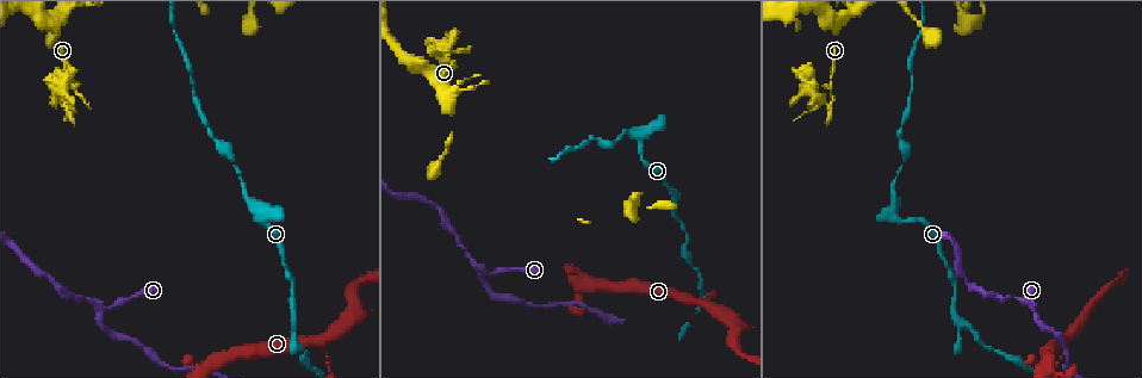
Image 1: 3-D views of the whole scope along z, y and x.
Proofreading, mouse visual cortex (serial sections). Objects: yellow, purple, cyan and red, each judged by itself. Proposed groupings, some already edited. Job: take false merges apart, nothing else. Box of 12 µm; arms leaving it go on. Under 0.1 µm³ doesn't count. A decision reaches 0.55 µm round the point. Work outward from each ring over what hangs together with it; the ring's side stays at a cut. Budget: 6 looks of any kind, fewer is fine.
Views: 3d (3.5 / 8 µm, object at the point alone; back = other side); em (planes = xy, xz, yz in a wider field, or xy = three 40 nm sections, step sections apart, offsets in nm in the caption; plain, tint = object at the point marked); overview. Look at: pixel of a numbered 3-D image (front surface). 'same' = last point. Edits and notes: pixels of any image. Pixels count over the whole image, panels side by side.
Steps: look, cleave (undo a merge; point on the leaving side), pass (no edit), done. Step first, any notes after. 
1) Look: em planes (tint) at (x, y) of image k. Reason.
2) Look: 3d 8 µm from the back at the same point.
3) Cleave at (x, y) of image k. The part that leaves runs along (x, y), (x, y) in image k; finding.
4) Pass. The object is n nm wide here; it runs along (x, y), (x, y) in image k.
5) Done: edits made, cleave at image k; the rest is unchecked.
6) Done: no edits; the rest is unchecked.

Look: 3d 3.5 µm at (831, 94) of image 1. Narrows sharply.

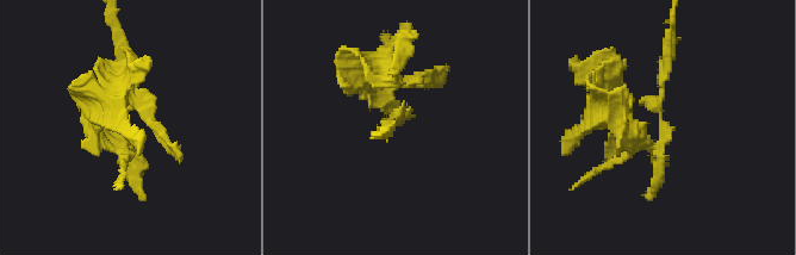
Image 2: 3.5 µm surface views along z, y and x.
Look: em planes (tint) at (666, 122) of image 2.

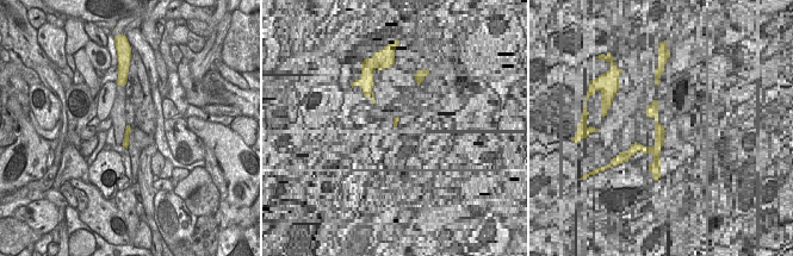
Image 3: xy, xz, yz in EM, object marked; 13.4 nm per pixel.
Look: em xy step 3 (tint) at the same point. Another direction.

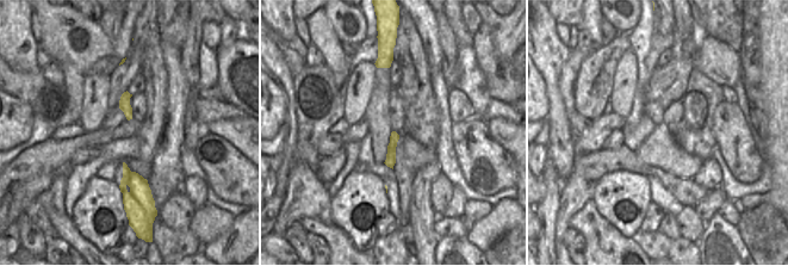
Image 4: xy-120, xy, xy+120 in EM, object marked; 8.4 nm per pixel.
Cleave at (122, 147) of image 2. The object is 90 nm wide here; the part that leaves runs along (664, 122), (652, 147), (597, 103) in image 2; two cells meet here.

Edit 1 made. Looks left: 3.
Look: 3d 3.5 µm from the back at (641, 132) of image 1. A fork.

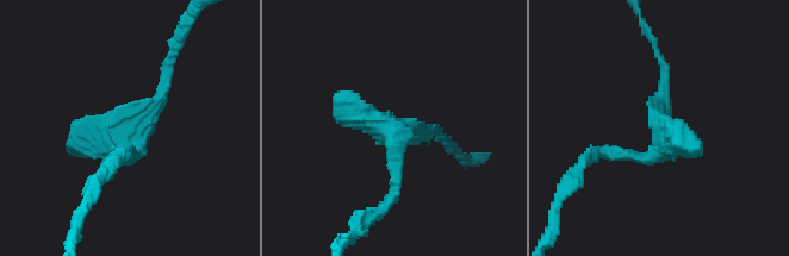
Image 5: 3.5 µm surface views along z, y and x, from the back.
Look: em xy step 2 (tint) at (666, 145) of image 5. Now the EM.

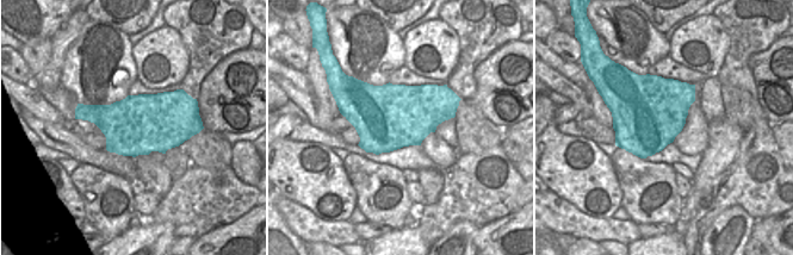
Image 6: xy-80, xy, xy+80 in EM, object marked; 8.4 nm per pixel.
Look: em xy step 5 (tint) at the same point. Another direction.

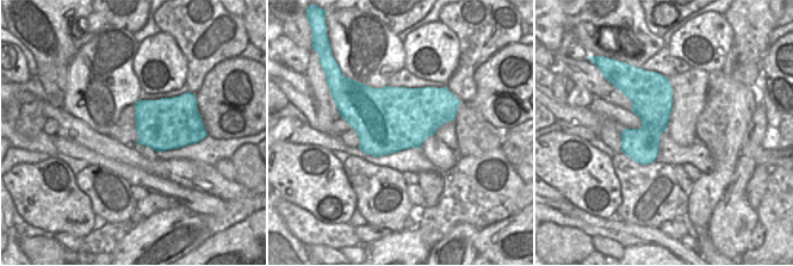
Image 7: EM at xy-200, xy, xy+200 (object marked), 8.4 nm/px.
Pass. It runs along (591, 154), (652, 157), (664, 77) in image 5; one cell here.

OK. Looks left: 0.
Done: edits made, cleave at image 2; the rest is unchecked.

